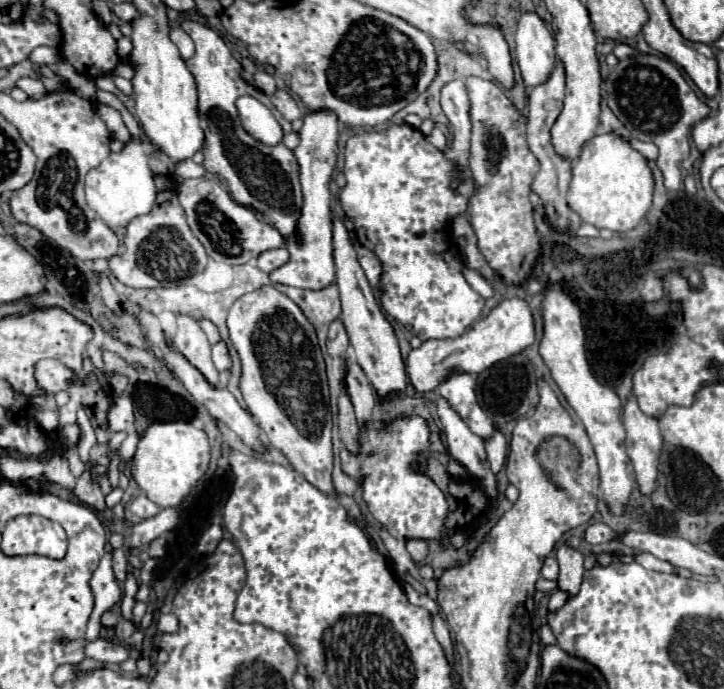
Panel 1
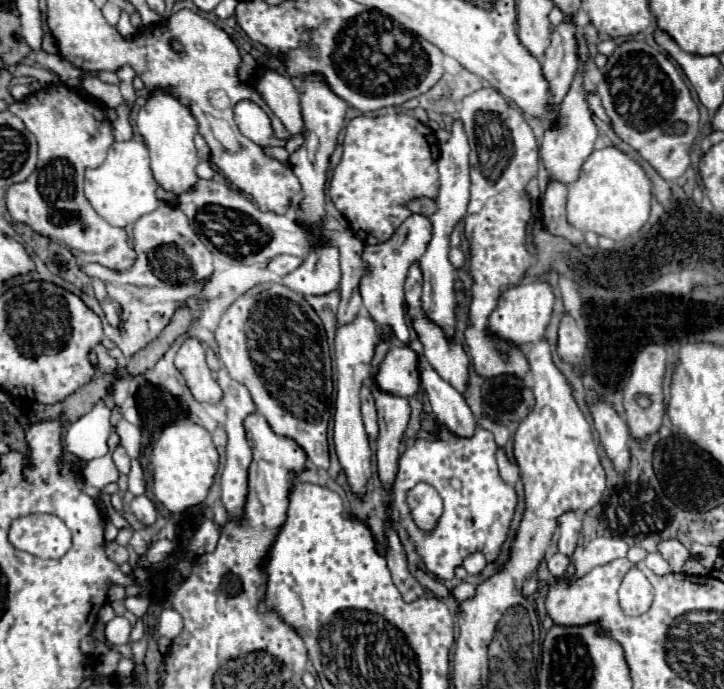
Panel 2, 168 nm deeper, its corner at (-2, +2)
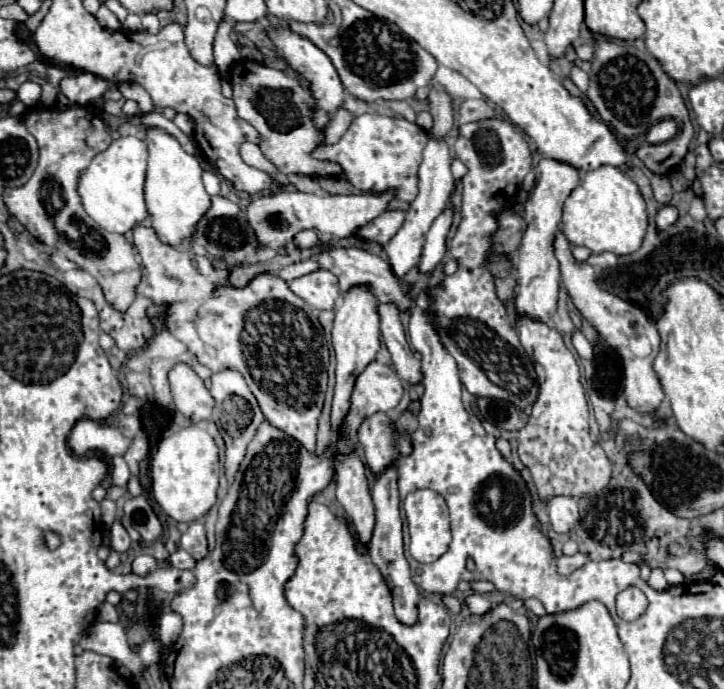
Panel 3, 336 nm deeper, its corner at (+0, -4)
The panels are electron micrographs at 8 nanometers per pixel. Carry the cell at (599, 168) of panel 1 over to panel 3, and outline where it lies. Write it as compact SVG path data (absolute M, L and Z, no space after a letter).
M601 166L581 174L579 186L563 206L561 226L567 240L575 246L587 246L595 254L609 250L625 256L641 246L647 232L647 204L639 186L625 172L615 166Z

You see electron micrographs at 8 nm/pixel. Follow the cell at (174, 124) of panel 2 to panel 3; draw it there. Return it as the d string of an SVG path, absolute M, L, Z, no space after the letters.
M149 128L145 142L149 144L149 166L147 166L147 180L145 180L145 202L147 212L153 220L153 228L157 236L171 246L179 246L181 242L189 240L193 234L193 226L197 218L205 214L209 208L209 194L201 182L201 166L195 156L189 156L177 138L173 138L165 128Z

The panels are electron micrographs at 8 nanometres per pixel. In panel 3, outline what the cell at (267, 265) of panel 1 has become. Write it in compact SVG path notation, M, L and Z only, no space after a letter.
M307 258L307 260L301 260L301 262L297 262L297 264L291 264L291 266L281 268L281 270L277 272L277 276L279 276L281 280L285 280L285 282L291 282L291 280L295 280L295 278L299 278L299 276L305 276L305 274L317 270L317 268L319 268L317 262L315 262L313 258Z

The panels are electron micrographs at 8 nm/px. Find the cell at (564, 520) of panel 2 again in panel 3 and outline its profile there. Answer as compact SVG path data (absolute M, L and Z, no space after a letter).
M565 496L551 498L547 502L547 514L549 514L549 520L551 520L553 532L557 532L557 534L571 532L579 522L577 498L565 498Z

